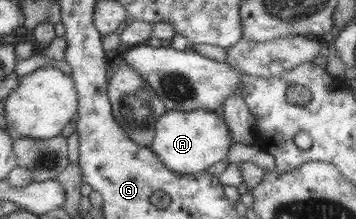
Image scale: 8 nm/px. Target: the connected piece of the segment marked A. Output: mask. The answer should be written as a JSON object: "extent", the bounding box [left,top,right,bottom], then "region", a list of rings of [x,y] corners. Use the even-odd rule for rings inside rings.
{"extent":[151,109,231,174],"region":[[[200,109],[191,111],[166,110],[154,121],[154,136],[151,140],[151,152],[176,173],[193,174],[205,171],[219,160],[225,161],[231,146],[227,126],[223,118],[214,112]]]}

